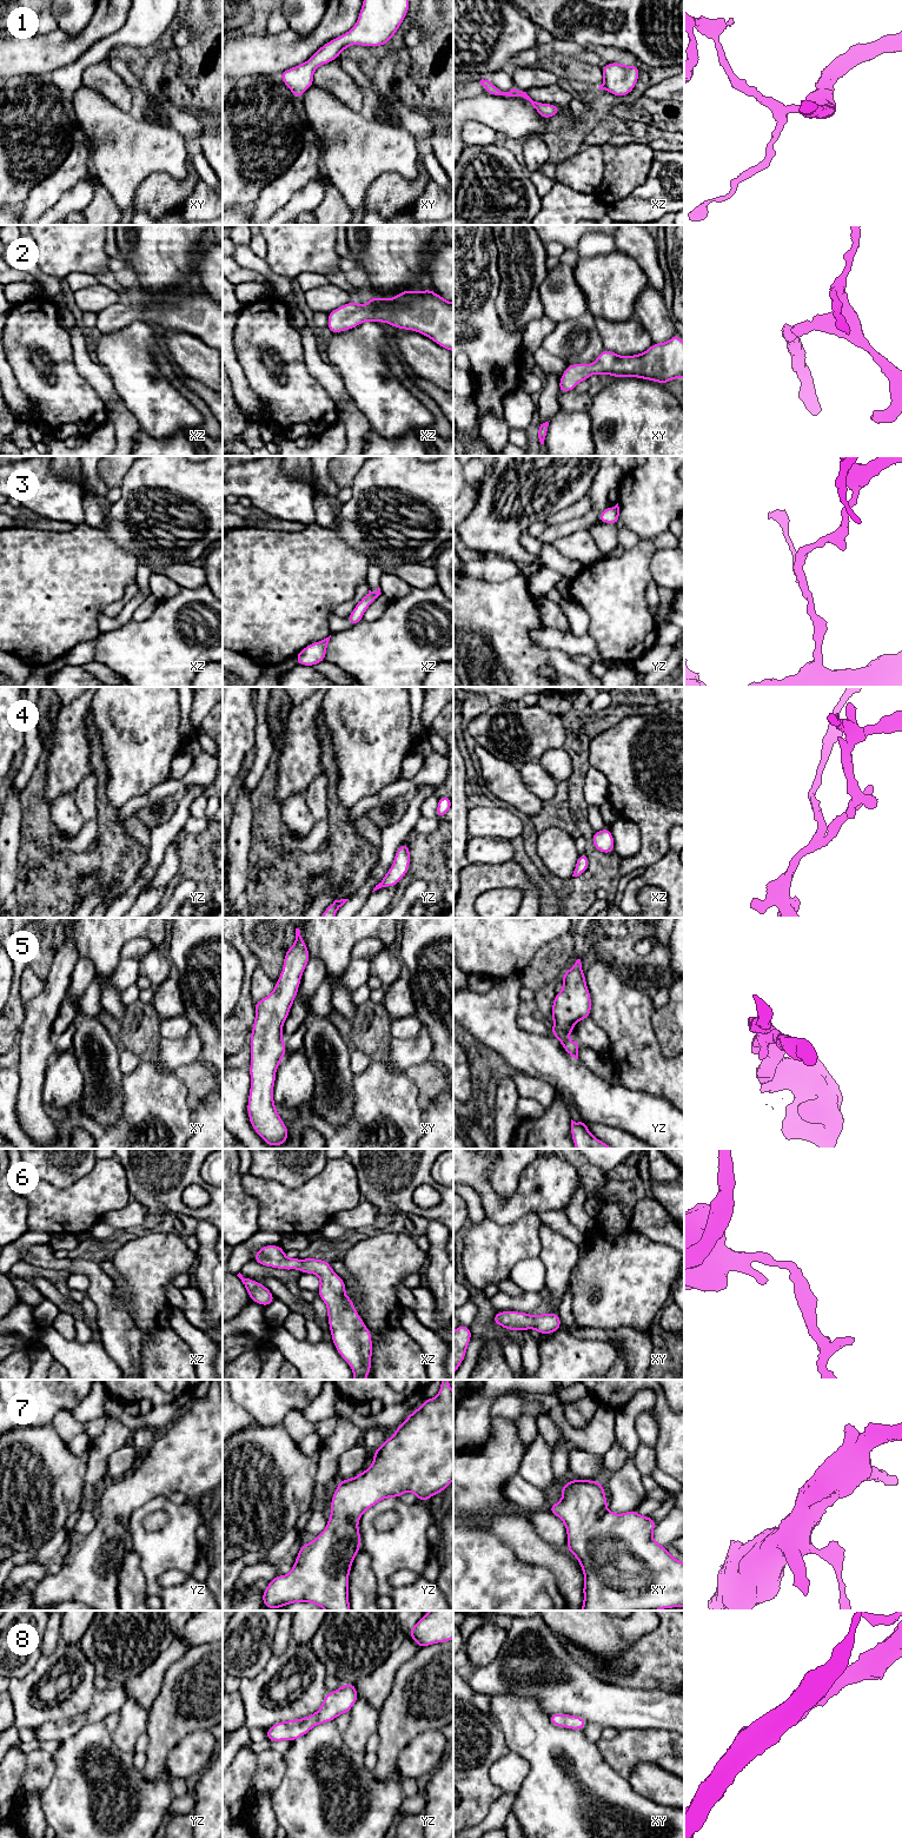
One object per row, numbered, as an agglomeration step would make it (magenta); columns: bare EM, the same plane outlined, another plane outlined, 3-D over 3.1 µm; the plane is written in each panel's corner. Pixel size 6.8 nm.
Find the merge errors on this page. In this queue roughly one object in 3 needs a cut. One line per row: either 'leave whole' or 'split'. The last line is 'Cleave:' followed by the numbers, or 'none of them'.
1: leave whole
2: leave whole
3: leave whole
4: leave whole
5: leave whole
6: leave whole
7: leave whole
8: leave whole
Cleave: none of them

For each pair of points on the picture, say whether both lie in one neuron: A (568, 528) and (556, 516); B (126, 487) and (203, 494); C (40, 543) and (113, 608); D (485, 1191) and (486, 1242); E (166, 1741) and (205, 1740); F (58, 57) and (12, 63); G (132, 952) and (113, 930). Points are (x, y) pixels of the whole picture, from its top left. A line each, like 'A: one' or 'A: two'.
A: two
B: one
C: two
D: two
E: two
F: one
G: two

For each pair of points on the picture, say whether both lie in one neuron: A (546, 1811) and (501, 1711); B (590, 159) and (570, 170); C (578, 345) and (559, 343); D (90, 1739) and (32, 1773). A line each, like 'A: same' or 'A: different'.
A: same
B: same
C: same
D: different

